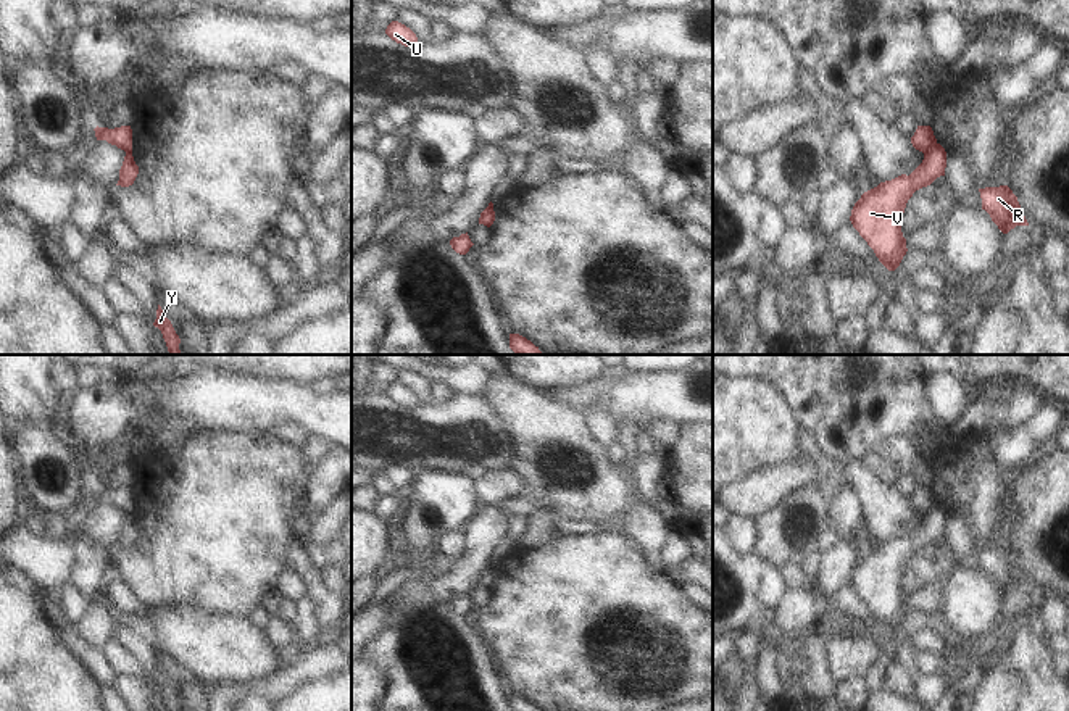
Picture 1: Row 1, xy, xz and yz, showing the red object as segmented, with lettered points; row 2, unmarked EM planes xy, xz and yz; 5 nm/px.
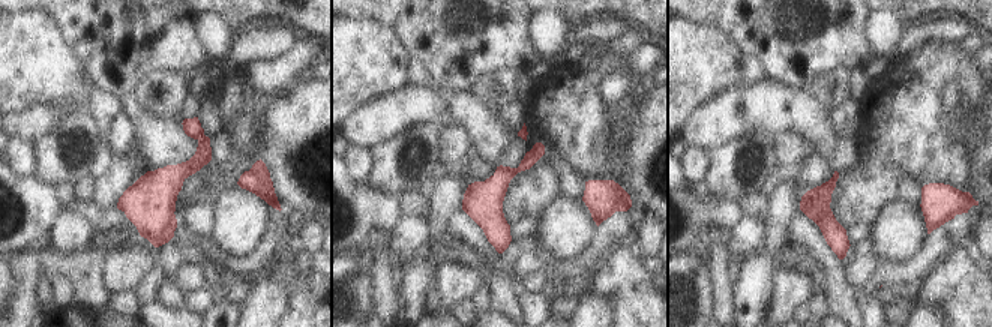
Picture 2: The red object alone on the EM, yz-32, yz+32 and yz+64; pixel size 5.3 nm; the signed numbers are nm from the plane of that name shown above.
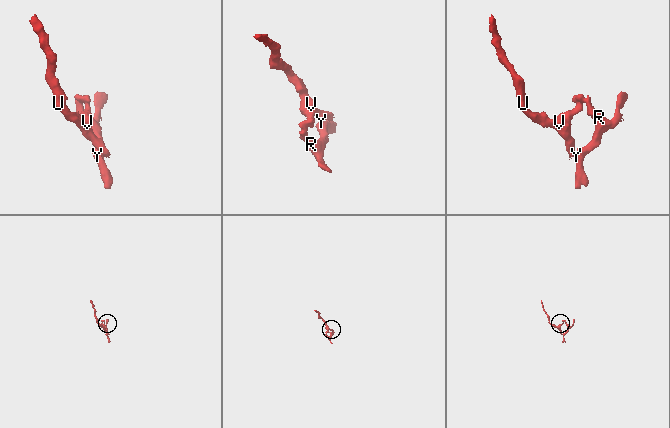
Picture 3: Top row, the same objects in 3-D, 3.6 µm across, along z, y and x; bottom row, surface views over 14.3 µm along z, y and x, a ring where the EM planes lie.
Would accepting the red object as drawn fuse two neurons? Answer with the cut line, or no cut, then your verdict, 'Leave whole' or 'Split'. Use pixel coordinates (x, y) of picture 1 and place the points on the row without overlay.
Split along yz (935, 503), (923, 513). Split.

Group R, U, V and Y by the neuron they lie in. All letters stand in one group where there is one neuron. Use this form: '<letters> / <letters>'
R Y / U V

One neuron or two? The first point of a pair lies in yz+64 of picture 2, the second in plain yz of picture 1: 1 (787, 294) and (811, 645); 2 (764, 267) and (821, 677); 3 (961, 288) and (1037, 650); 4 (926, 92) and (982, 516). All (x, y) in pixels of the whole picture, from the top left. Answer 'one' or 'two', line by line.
1: two
2: two
3: one
4: one

